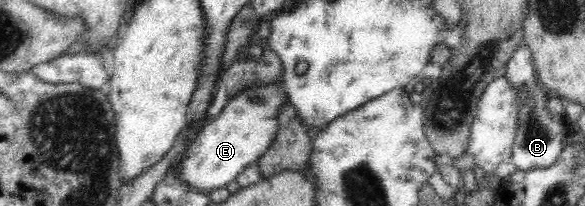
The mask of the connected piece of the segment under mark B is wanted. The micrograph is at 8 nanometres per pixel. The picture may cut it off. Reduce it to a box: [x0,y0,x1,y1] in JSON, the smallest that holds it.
[504,43,567,171]

